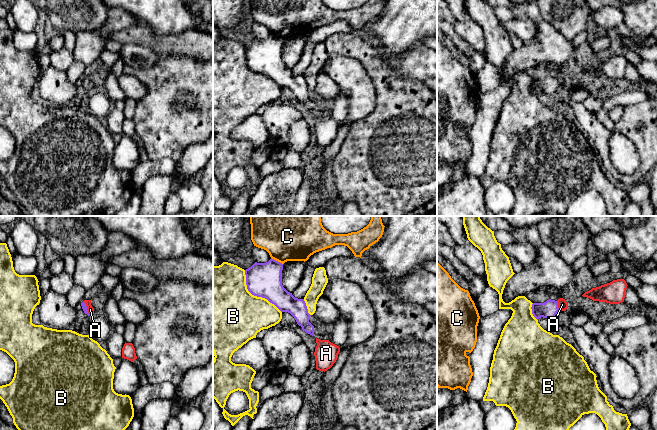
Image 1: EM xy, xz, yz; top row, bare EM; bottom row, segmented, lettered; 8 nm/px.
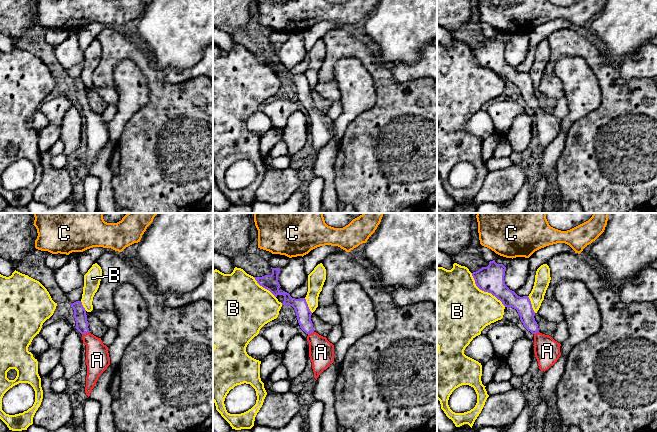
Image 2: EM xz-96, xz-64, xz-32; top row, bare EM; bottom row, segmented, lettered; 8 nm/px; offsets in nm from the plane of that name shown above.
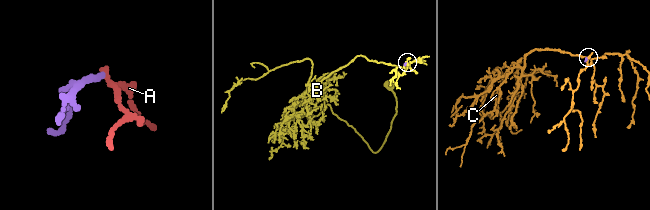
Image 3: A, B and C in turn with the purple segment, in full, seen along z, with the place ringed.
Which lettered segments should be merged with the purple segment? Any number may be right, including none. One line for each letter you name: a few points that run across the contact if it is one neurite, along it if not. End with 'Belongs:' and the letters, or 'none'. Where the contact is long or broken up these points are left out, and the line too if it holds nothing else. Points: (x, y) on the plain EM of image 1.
A: Line: yz (548, 85), (557, 81), (562, 80)
Belongs: A

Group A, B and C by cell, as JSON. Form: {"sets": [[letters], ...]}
{"sets": [["A"], ["B"], ["C"]]}

